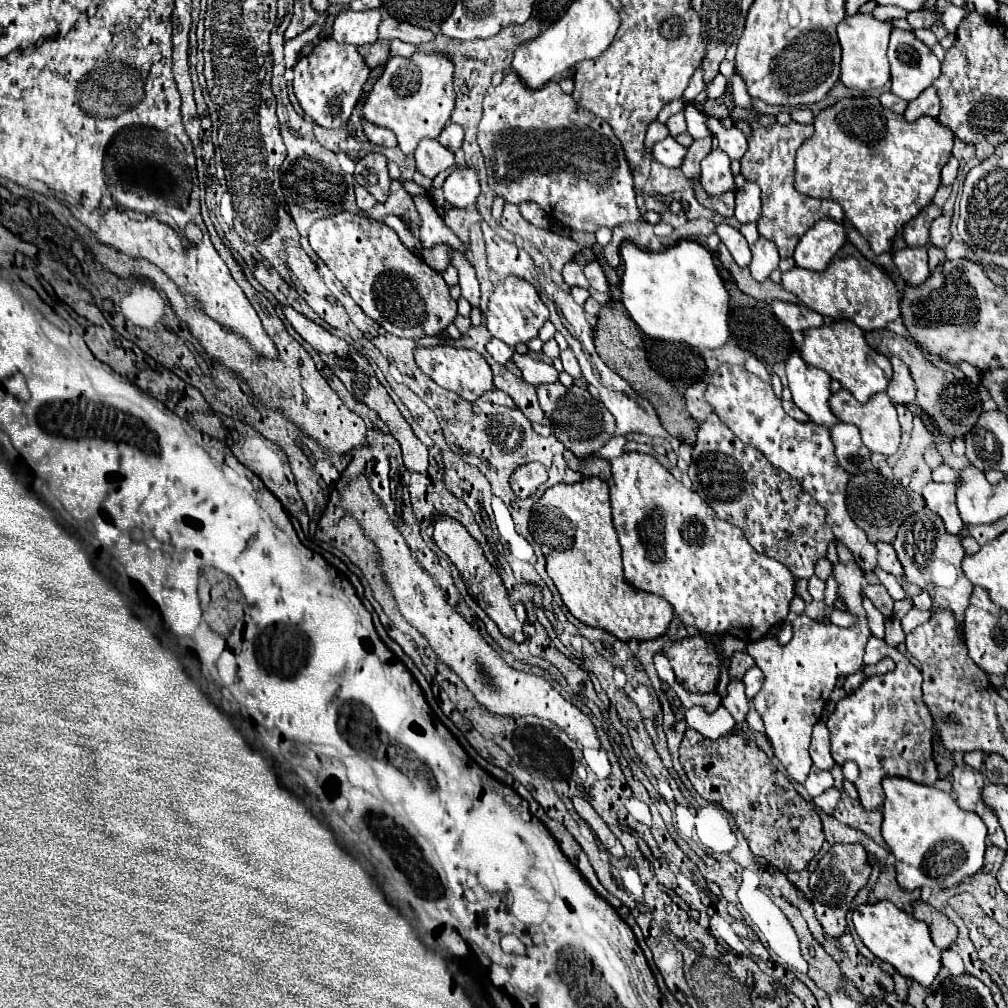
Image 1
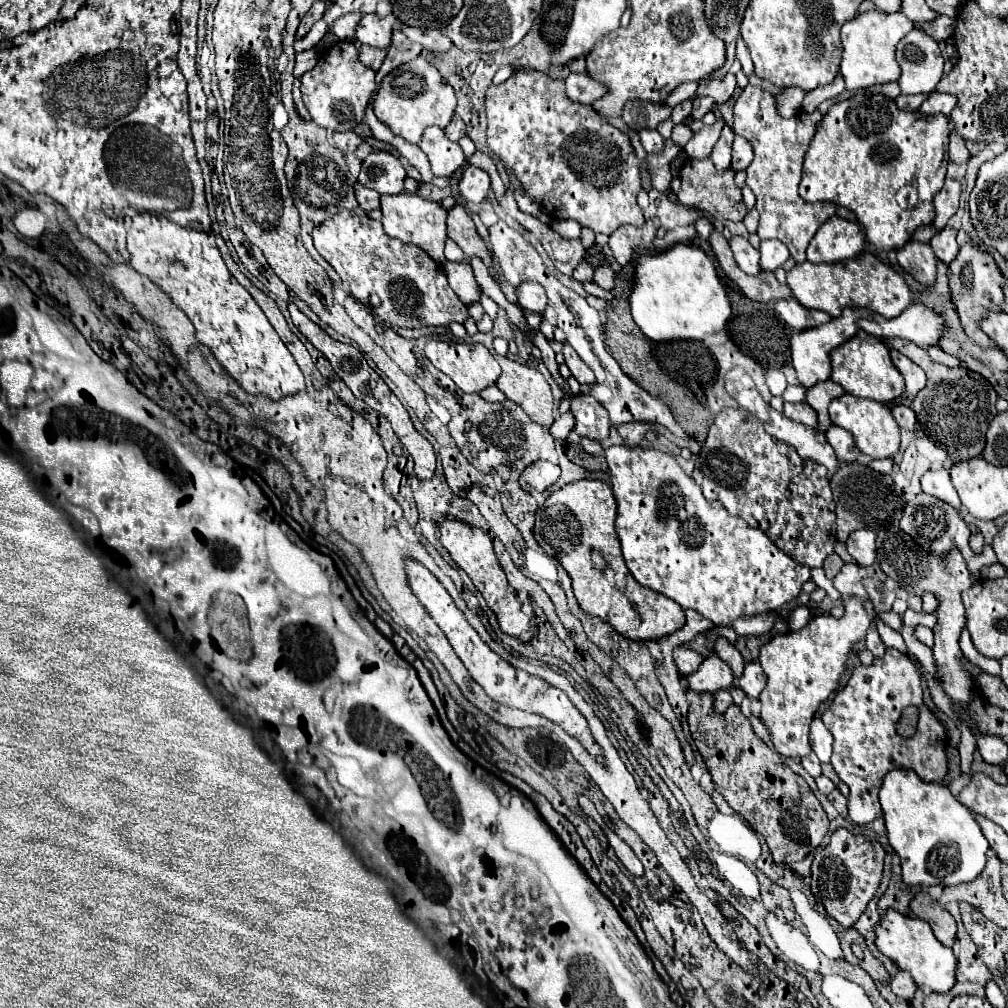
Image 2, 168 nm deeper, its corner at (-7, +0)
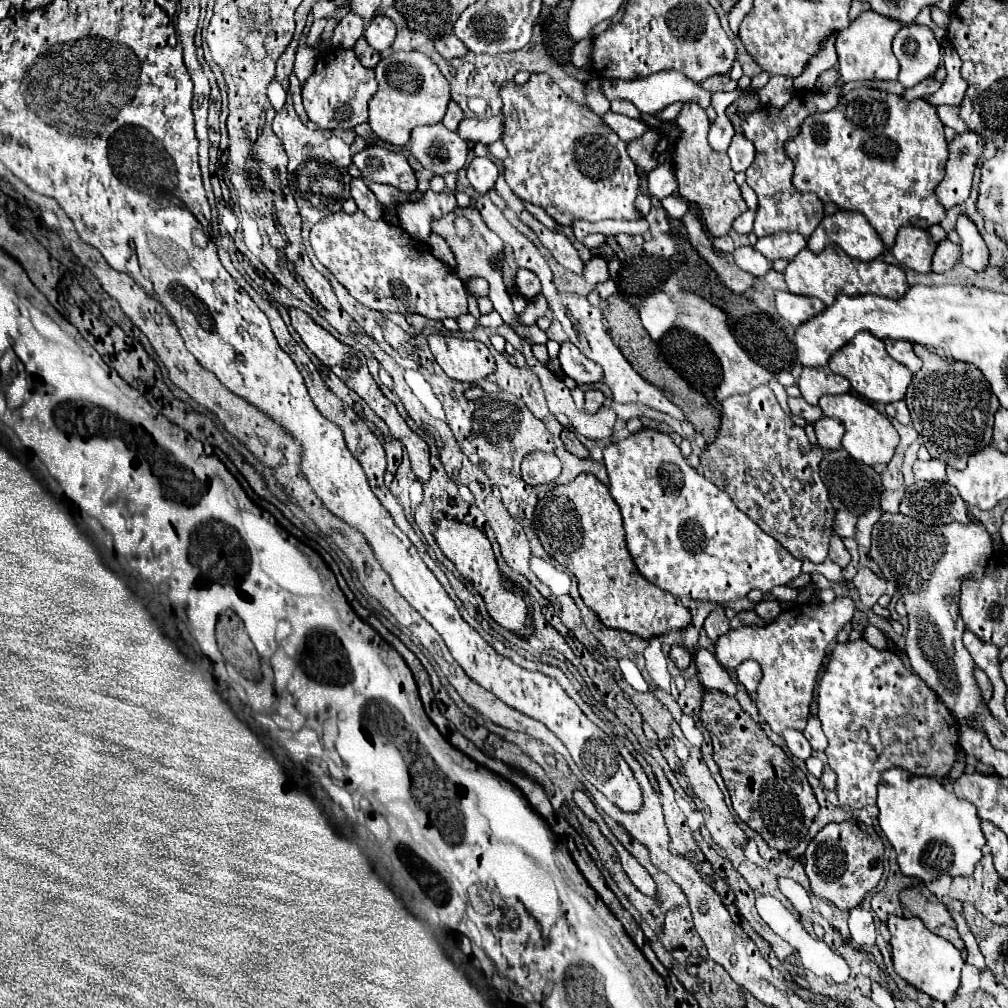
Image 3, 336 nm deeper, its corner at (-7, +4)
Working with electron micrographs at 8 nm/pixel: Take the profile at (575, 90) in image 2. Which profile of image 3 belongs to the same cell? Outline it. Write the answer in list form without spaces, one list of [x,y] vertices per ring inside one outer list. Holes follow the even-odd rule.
[[[668,69],[668,71],[660,71],[656,75],[650,75],[650,77],[644,77],[644,79],[634,79],[634,81],[604,81],[602,83],[602,91],[604,95],[612,101],[612,99],[626,99],[630,103],[636,105],[636,109],[640,113],[658,113],[662,111],[664,107],[672,105],[672,103],[698,103],[702,109],[706,109],[710,106],[710,97],[712,93],[702,89],[698,83],[694,83],[692,79],[688,79],[684,73],[680,71],[674,71],[674,69]]]

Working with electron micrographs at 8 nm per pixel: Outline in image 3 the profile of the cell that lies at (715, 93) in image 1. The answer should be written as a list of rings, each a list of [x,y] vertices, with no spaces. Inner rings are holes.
[[[714,75],[714,77],[708,77],[702,83],[702,87],[716,93],[716,91],[734,91],[738,87],[738,83],[732,81],[728,75]]]

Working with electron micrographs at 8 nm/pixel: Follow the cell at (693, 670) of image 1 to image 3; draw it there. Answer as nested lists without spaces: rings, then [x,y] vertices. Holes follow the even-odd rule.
[[[672,645],[672,649],[670,649],[668,657],[674,661],[674,665],[676,665],[678,669],[684,669],[684,667],[688,667],[688,663],[692,661],[692,655],[690,655],[690,651],[688,651],[688,649],[684,649],[684,647],[680,647],[680,645]]]

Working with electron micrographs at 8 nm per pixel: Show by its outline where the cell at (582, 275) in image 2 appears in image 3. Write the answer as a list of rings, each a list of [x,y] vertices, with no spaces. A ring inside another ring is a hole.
[[[592,257],[586,265],[584,265],[584,277],[590,285],[596,285],[596,283],[602,283],[606,279],[610,279],[610,273],[608,273],[608,261],[602,259],[602,257]]]

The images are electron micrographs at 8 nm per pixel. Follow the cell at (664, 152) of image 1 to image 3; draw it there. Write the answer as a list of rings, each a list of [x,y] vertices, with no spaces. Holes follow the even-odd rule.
[[[606,111],[600,119],[604,121],[604,125],[608,125],[608,127],[610,127],[616,135],[620,135],[620,139],[624,139],[624,141],[638,139],[638,137],[648,129],[642,121],[630,119],[630,117],[626,117],[626,115],[618,115],[618,113],[614,113],[614,111]]]

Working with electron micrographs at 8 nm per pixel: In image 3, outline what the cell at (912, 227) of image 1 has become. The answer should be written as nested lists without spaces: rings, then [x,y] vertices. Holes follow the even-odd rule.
[[[974,131],[958,133],[948,143],[946,175],[938,185],[938,201],[950,209],[954,205],[964,205],[972,189],[972,175],[976,161],[984,151],[984,141]]]

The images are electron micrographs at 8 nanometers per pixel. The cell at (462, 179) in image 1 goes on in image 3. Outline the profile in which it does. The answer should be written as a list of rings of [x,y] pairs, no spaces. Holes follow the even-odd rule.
[[[474,157],[468,165],[468,181],[478,193],[488,193],[498,179],[498,167],[488,157]]]

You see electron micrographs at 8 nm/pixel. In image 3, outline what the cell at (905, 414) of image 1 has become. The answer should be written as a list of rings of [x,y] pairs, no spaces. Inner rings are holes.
[[[896,401],[896,403],[888,403],[886,405],[886,413],[888,413],[888,417],[894,417],[894,419],[898,419],[900,423],[910,423],[910,413],[908,413],[908,407],[906,407],[906,403],[904,401]]]

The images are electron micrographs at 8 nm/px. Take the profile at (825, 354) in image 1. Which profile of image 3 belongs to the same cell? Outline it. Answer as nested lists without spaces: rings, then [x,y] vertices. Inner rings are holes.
[[[858,333],[850,343],[846,343],[844,347],[840,347],[828,361],[828,367],[846,377],[852,385],[852,389],[862,395],[864,399],[868,401],[874,401],[874,403],[894,403],[894,401],[900,401],[912,381],[912,373],[908,367],[904,367],[902,363],[894,361],[884,343],[880,339],[876,339],[872,333]]]

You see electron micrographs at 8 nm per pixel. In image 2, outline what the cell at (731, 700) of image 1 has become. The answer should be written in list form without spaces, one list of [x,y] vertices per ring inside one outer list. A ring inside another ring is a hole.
[[[718,639],[716,647],[714,647],[714,653],[732,669],[732,673],[734,673],[732,687],[738,687],[738,679],[744,675],[744,659],[738,653],[738,649],[732,647],[726,639]]]

